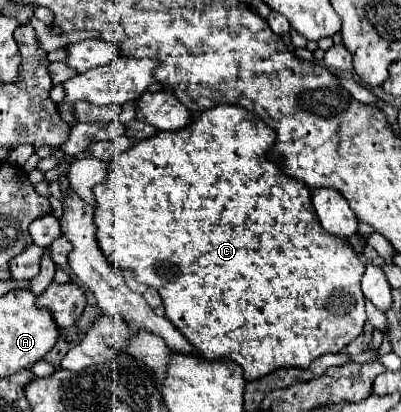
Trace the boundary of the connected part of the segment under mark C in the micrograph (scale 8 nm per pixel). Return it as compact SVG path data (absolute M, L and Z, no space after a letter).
M220 104L210 110L200 112L200 116L192 118L188 126L172 132L156 132L152 138L136 142L122 154L114 158L110 164L110 172L102 184L94 186L96 210L96 238L104 256L118 268L132 270L138 282L144 282L158 290L162 296L166 318L188 338L188 342L206 358L230 358L244 370L244 380L258 380L278 368L294 366L308 368L312 360L328 352L340 352L346 344L350 344L358 334L362 334L366 324L364 310L364 294L360 290L360 278L364 274L364 266L358 260L354 248L348 242L338 238L330 238L318 222L318 216L312 208L312 196L302 182L294 182L294 178L282 174L282 168L274 170L274 162L266 158L266 146L274 142L274 130L266 126L260 118L254 118L248 110L234 104Z

